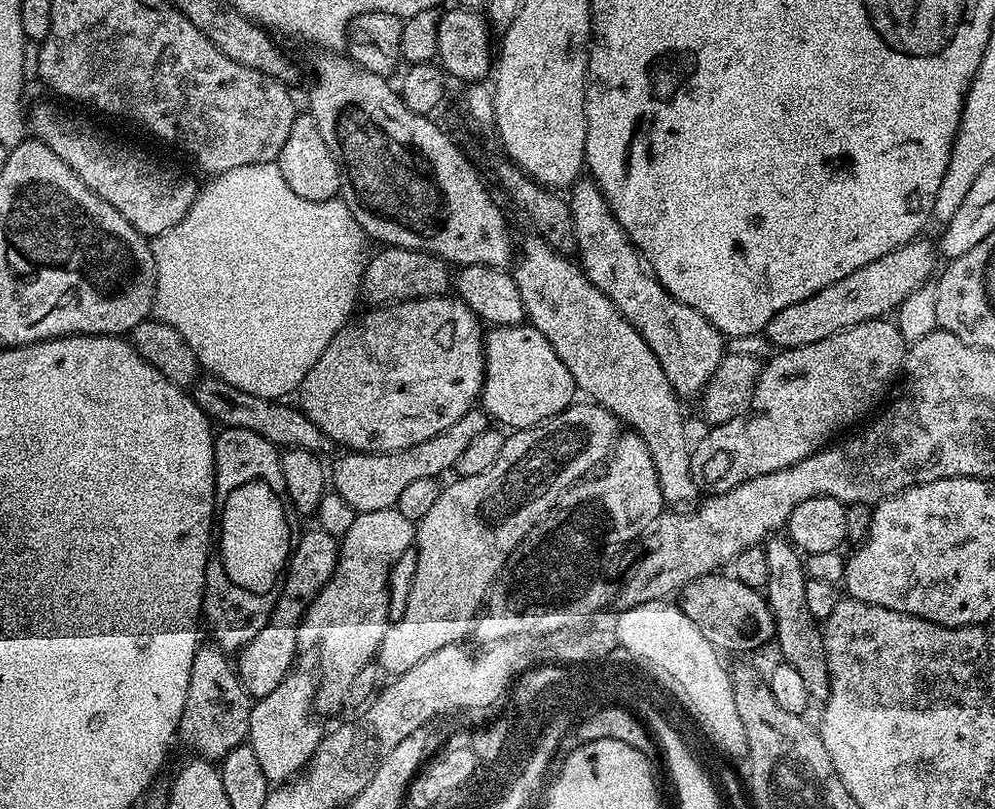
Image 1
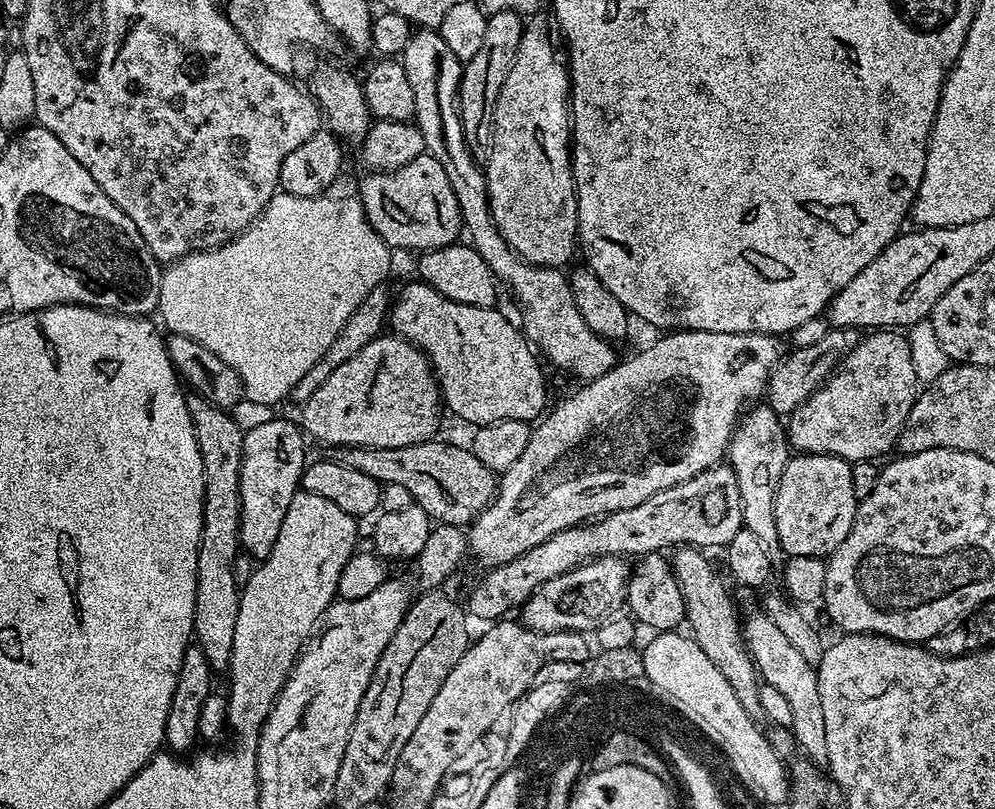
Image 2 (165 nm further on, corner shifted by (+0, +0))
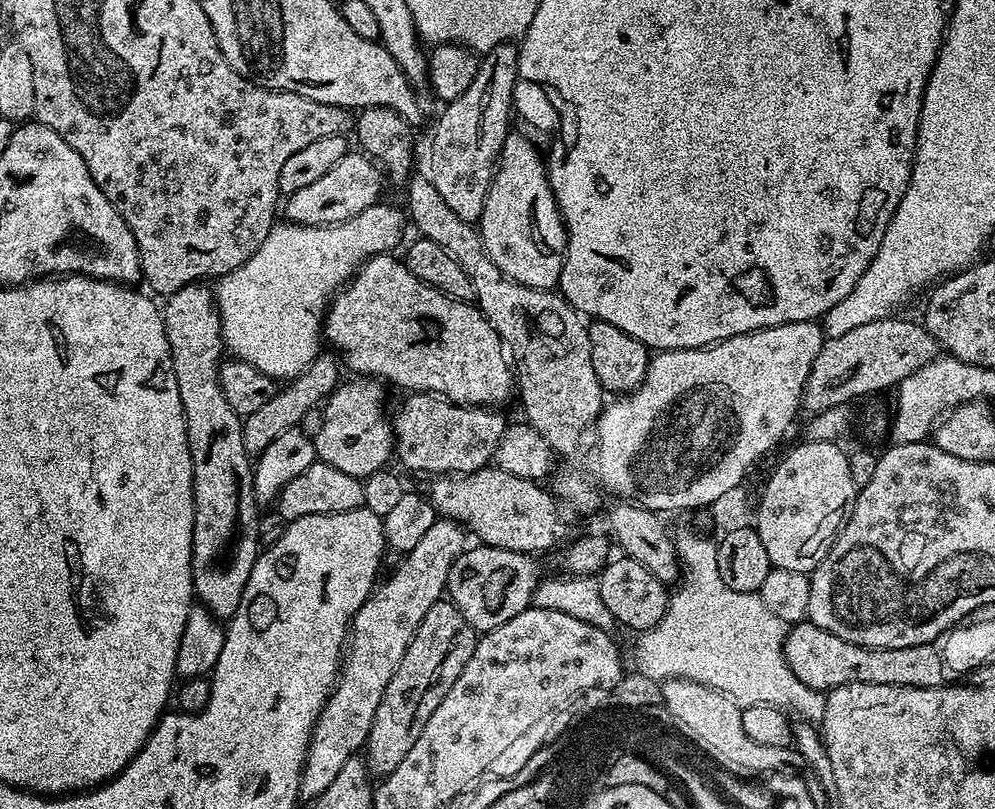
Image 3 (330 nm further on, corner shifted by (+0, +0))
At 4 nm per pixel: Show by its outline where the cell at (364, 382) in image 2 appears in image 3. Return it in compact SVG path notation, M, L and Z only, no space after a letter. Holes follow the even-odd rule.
M376 378L352 379L356 380L345 379L337 384L323 401L324 417L320 429L314 433L314 441L319 463L334 466L342 474L363 478L381 471L387 465L384 463L393 459L394 437L391 419L384 417L385 385Z

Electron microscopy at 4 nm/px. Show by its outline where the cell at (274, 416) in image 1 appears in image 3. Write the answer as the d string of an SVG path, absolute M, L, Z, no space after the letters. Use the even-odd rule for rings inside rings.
M489 466L477 472L437 476L431 483L426 495L437 517L455 520L487 547L541 554L569 539L568 520L560 509L561 501L549 489L548 493L540 488L544 486L537 481L514 478L506 470Z

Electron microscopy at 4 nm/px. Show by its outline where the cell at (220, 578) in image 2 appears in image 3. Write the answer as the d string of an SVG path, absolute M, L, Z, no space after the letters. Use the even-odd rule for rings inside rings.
M197 282L182 286L173 296L167 297L162 304L162 315L164 317L164 329L166 330L166 342L170 346L172 355L172 369L174 378L178 382L178 398L182 398L182 410L184 411L184 421L186 422L186 434L188 435L188 449L192 459L192 501L194 502L194 530L192 531L192 591L195 599L203 607L207 608L217 620L227 622L238 610L238 602L242 602L242 590L246 590L246 582L250 582L250 570L254 570L254 562L258 553L261 551L260 536L256 533L256 511L258 505L256 494L253 488L253 461L250 459L246 446L242 442L242 430L244 429L242 417L226 402L226 394L222 394L220 385L220 365L222 355L225 351L224 342L220 338L220 311L216 308L216 297L211 287L207 288L207 283Z

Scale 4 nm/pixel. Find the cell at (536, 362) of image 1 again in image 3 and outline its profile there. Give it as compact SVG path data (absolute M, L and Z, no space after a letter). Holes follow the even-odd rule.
M392 254L371 256L333 296L322 336L337 348L343 363L364 378L379 378L413 393L431 392L465 406L504 406L500 404L514 396L514 368L506 355L506 345L483 312L475 303L455 300L414 278L403 259Z

